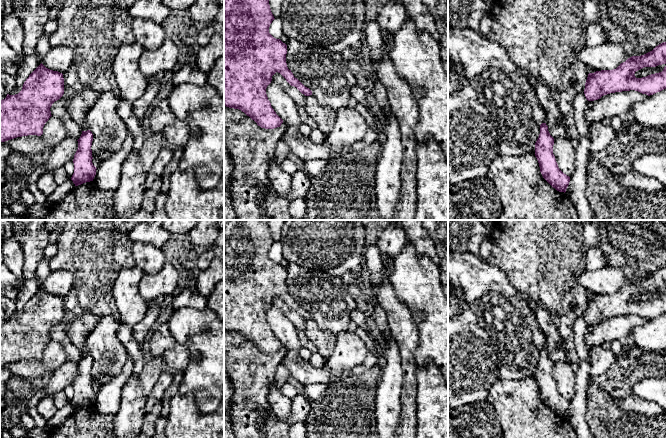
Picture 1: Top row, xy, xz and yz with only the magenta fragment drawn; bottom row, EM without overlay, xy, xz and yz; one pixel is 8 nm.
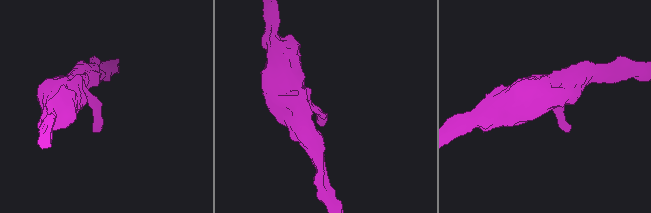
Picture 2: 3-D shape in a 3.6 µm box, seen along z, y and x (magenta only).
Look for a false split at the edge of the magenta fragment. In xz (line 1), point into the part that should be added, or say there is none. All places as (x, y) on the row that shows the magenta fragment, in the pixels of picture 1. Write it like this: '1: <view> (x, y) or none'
1: none

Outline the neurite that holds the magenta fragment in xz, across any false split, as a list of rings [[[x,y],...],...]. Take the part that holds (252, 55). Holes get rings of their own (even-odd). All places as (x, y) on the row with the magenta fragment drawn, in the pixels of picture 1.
[[[224,0],[224,106],[241,110],[265,129],[274,129],[283,123],[266,94],[276,72],[305,96],[312,95],[288,69],[287,45],[269,33],[274,19],[269,0]]]

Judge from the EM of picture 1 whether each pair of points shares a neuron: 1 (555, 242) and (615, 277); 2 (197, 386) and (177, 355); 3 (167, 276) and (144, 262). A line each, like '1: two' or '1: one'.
1: two
2: two
3: two

